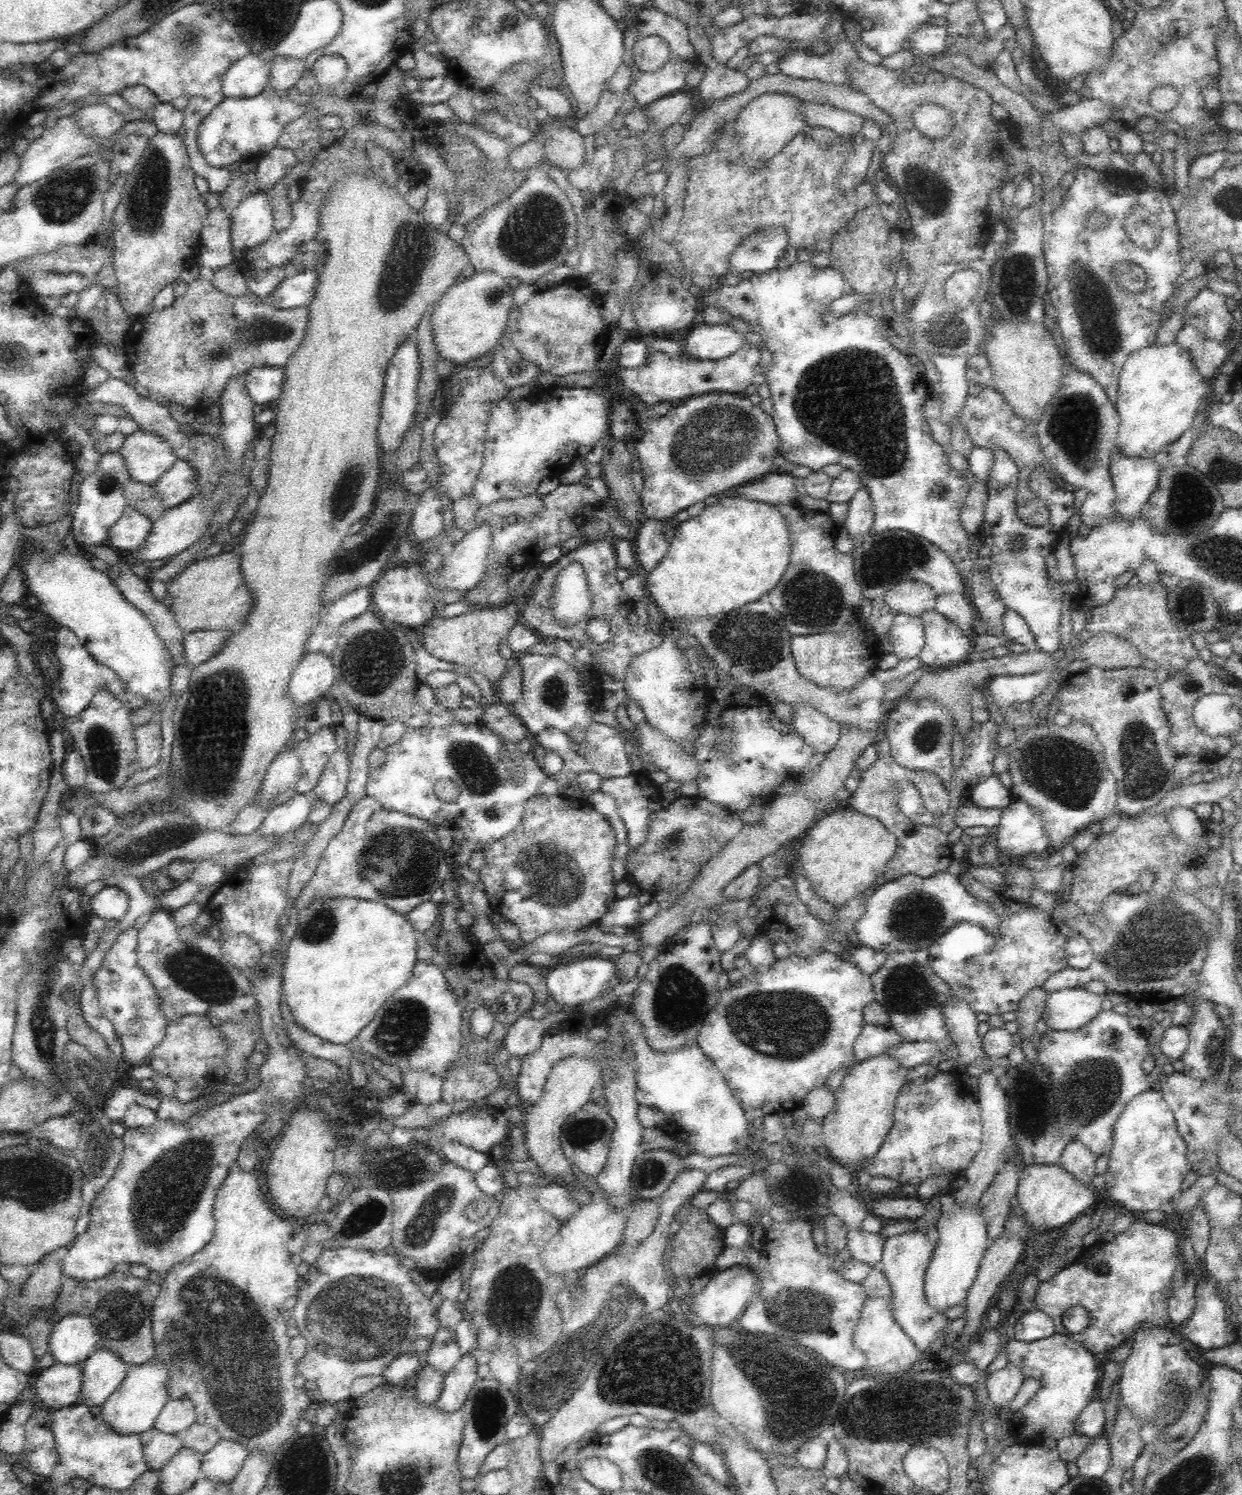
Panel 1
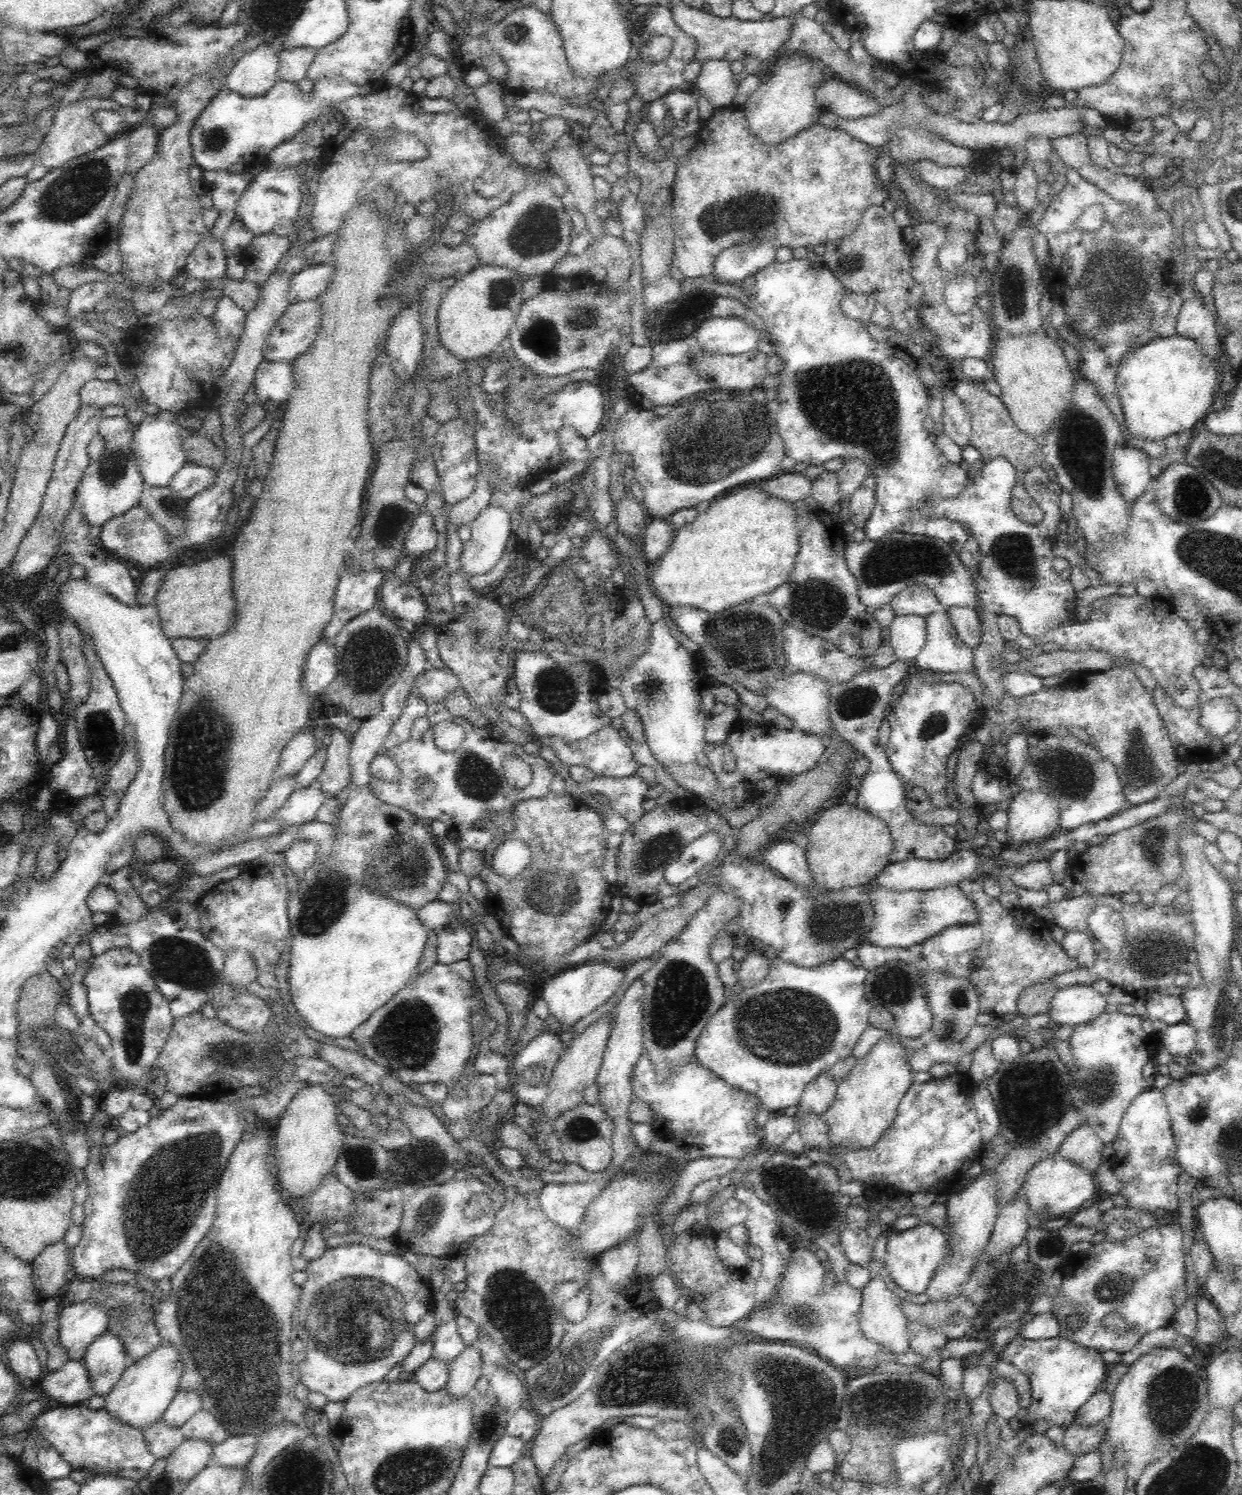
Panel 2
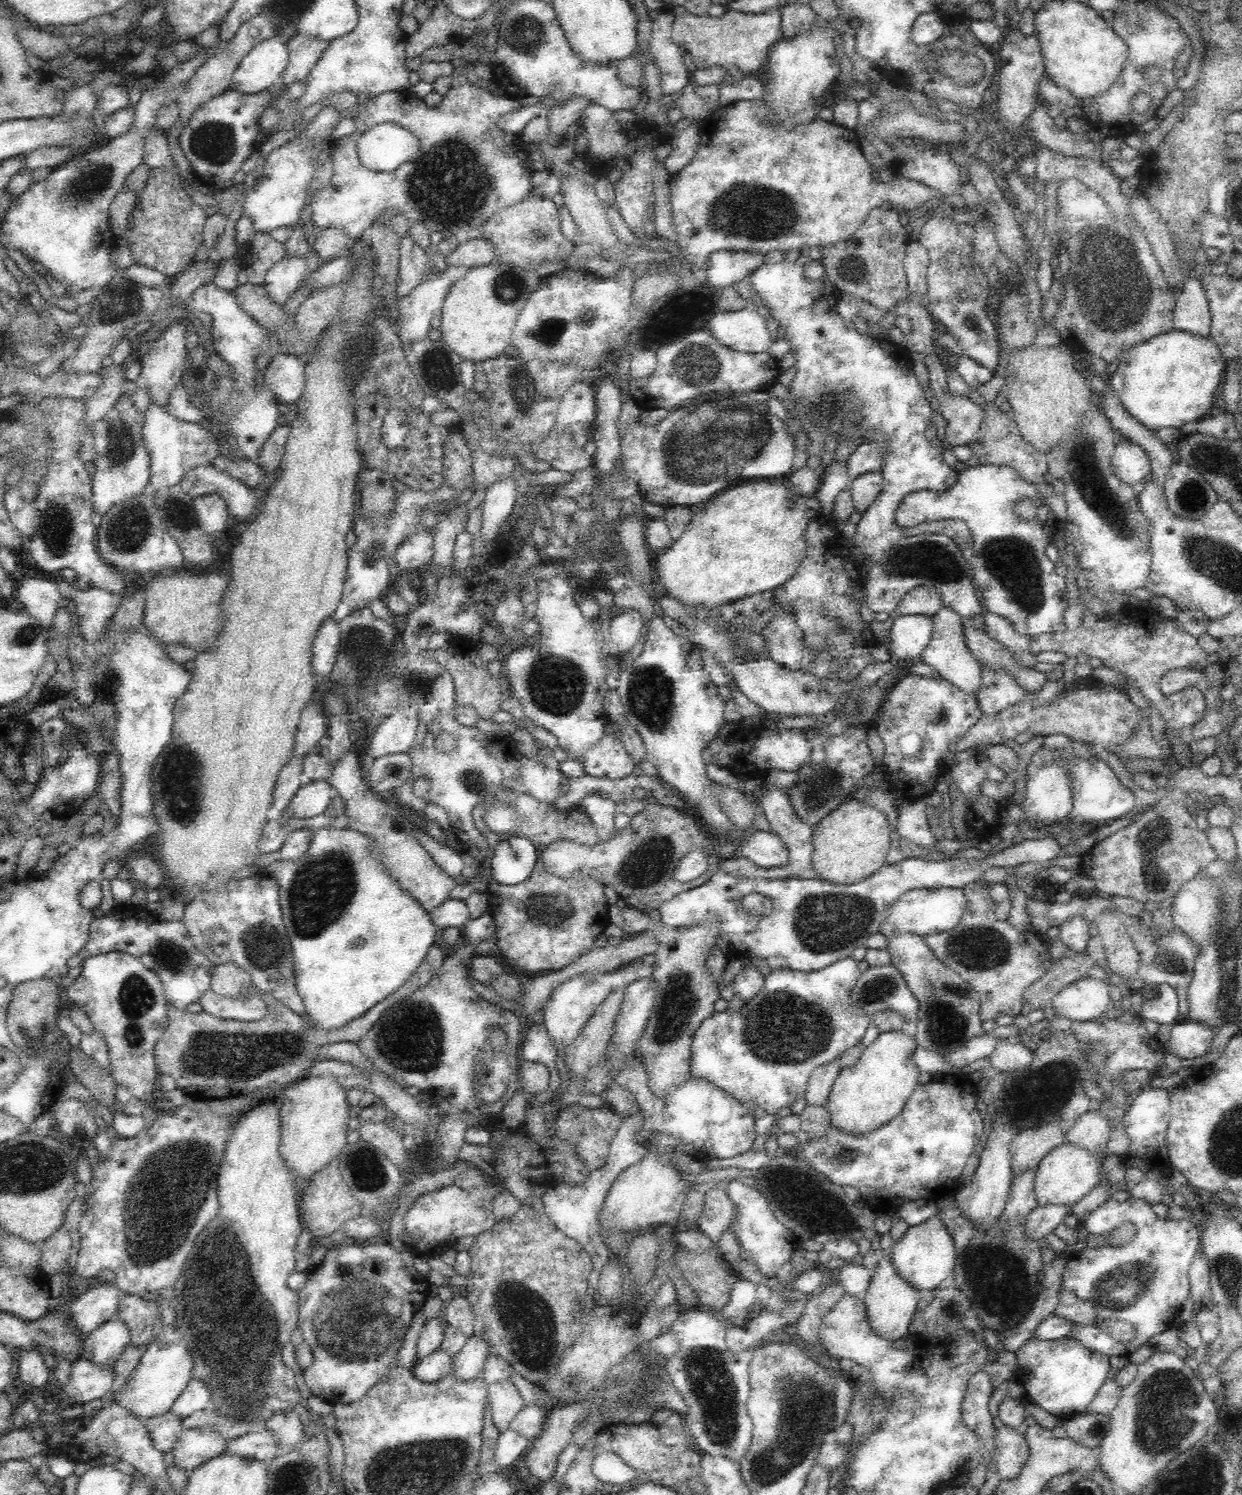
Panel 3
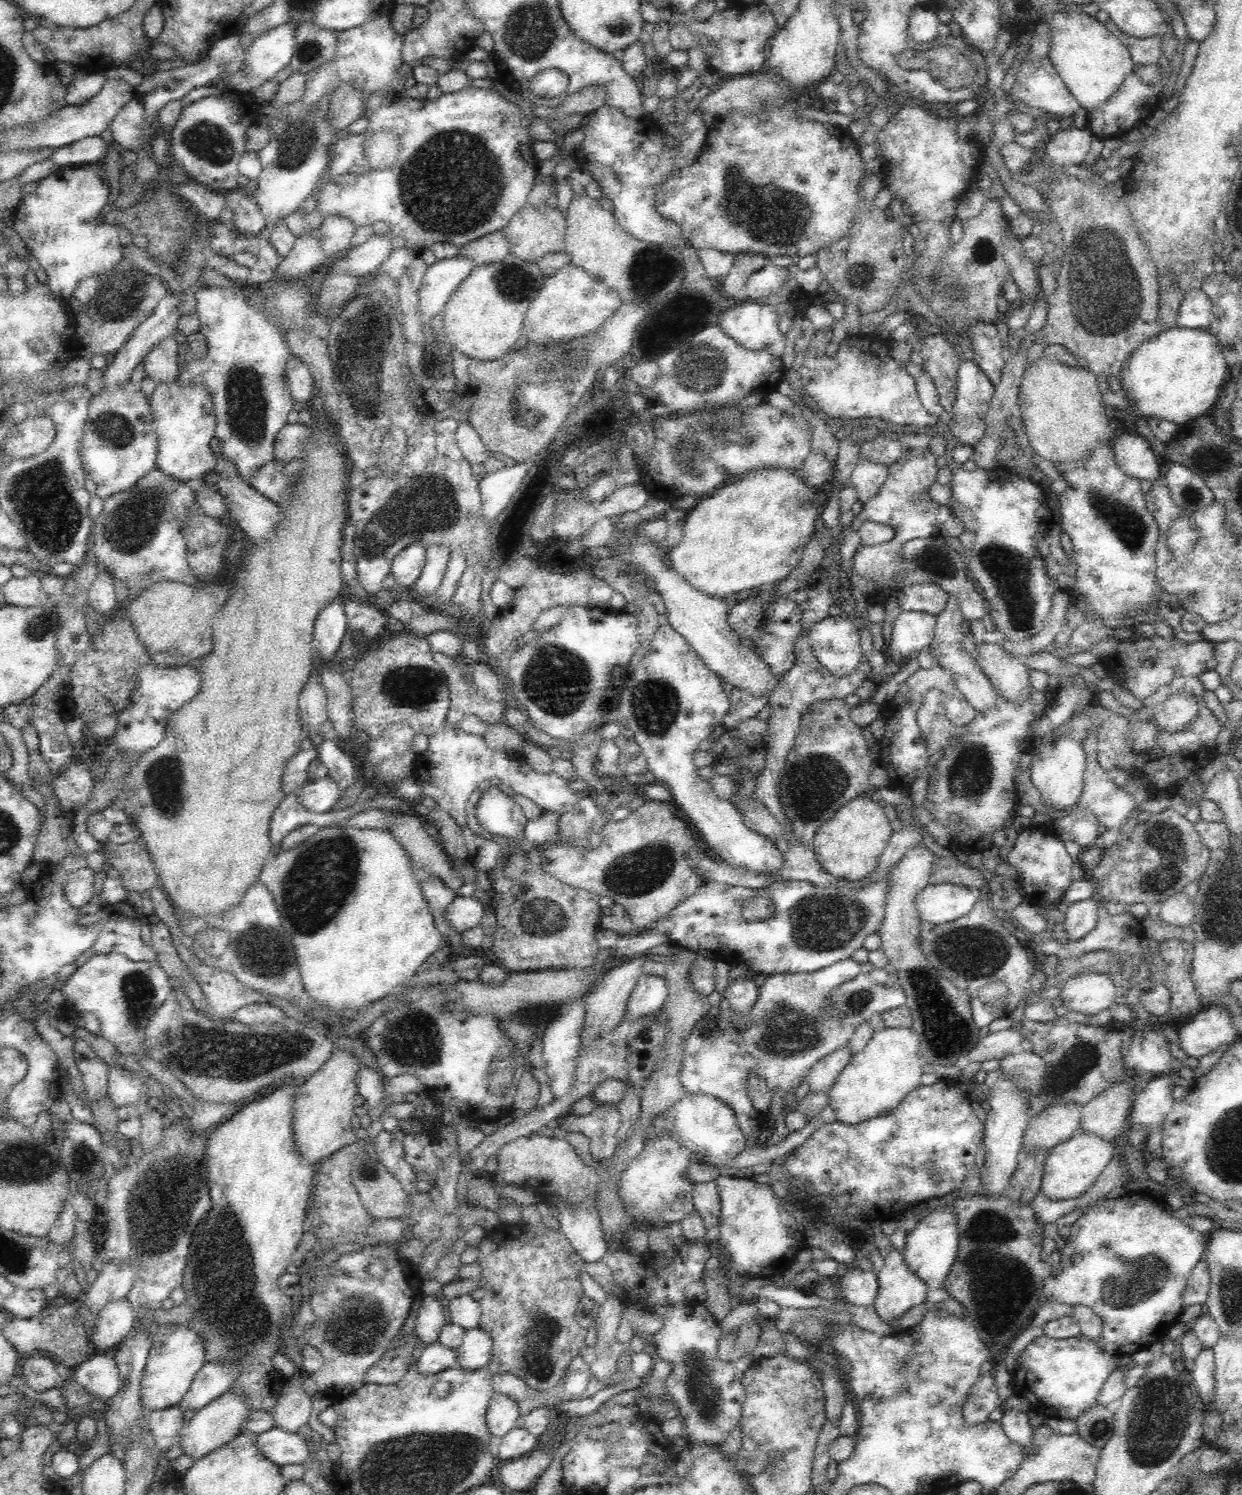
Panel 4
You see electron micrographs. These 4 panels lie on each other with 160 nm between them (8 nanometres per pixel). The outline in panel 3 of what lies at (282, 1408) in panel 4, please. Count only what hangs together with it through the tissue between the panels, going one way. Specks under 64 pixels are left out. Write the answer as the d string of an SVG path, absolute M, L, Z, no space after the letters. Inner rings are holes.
M287 1410L275 1412L264 1425L276 1436L278 1446L282 1446L282 1450L298 1448L300 1443L306 1440L304 1434L304 1425L296 1410Z

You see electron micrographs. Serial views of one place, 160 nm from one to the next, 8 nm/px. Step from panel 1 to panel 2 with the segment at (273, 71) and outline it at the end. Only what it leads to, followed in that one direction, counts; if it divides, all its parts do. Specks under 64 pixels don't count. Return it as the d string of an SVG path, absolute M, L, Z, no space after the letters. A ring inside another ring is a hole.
M285 48L278 53L279 68L277 79L283 82L298 84L307 78L308 68L312 65L316 49Z

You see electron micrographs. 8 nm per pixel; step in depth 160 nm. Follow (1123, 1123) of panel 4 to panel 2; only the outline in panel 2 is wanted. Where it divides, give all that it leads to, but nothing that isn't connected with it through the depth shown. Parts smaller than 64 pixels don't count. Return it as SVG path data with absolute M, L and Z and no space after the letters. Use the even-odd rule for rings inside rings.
M1080 1125L1064 1139L1056 1155L1070 1160L1078 1167L1082 1167L1084 1171L1095 1174L1098 1166L1103 1163L1104 1145L1090 1126Z

